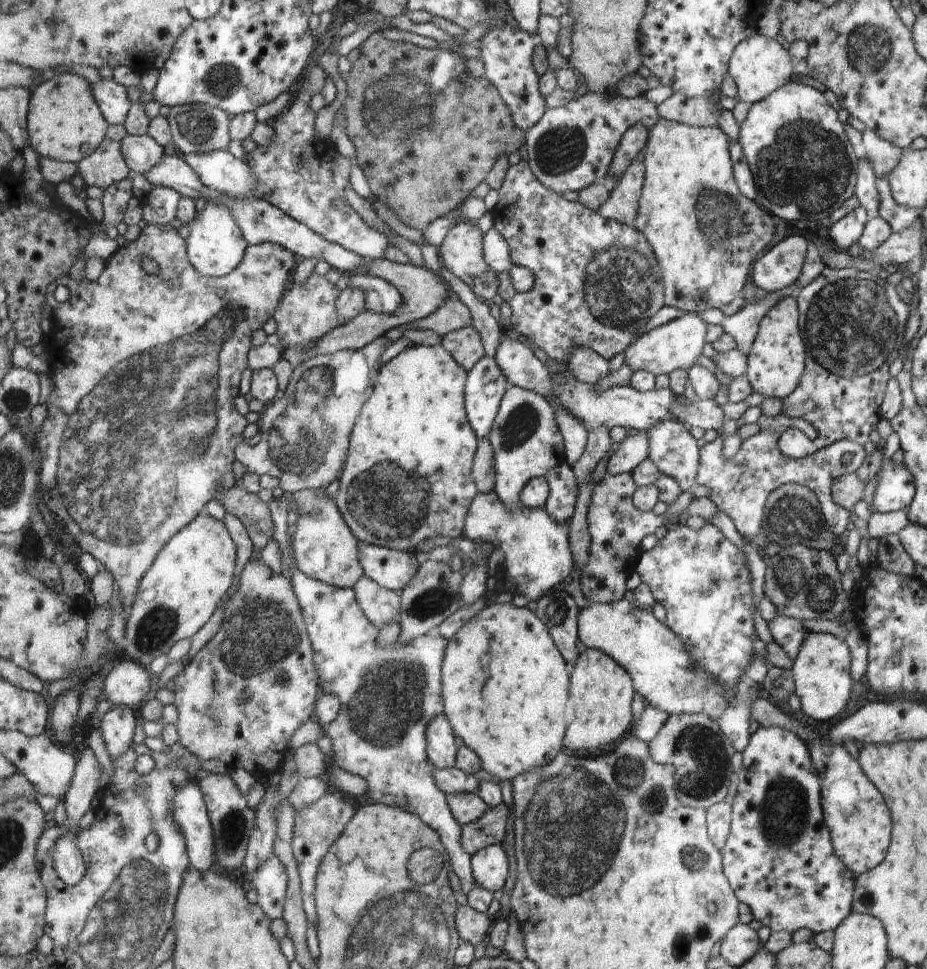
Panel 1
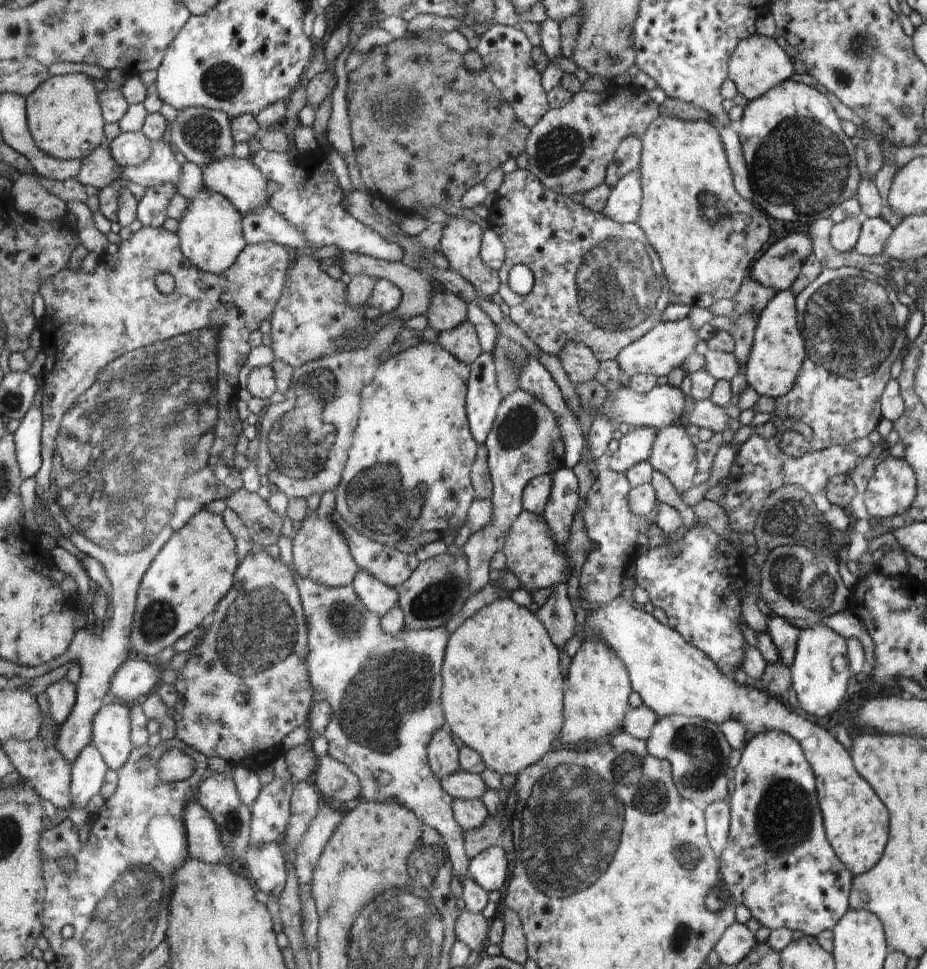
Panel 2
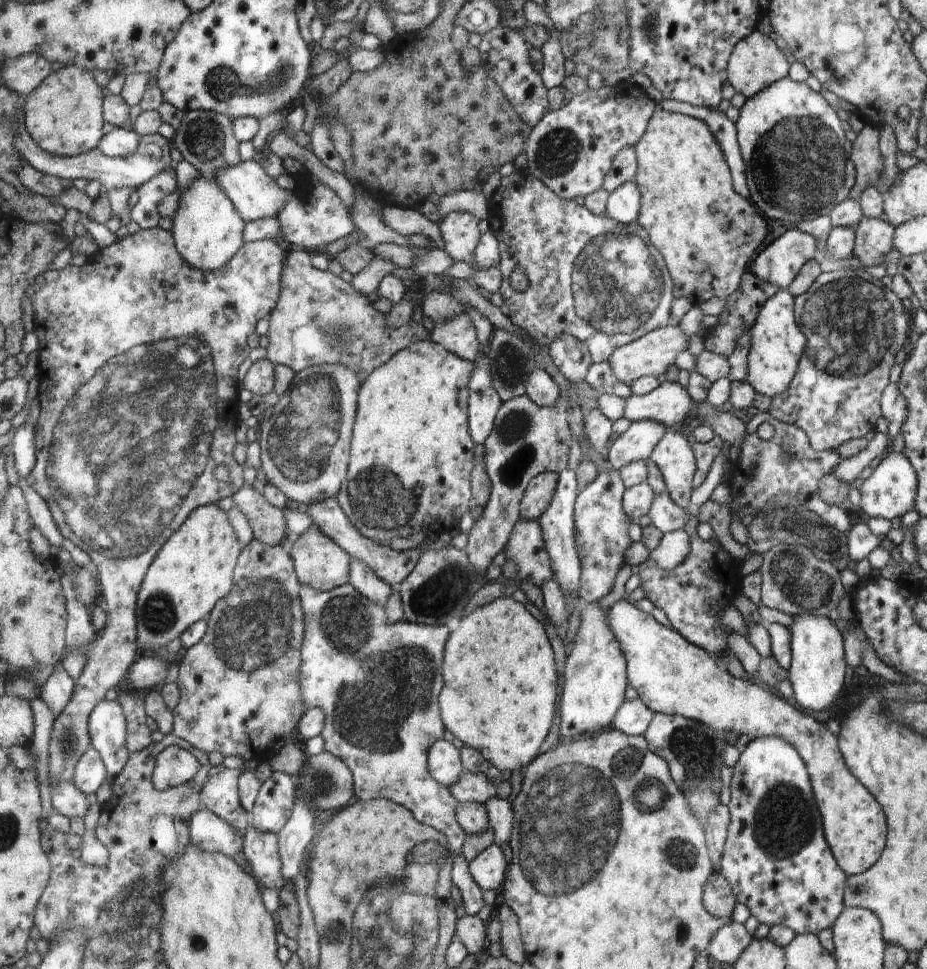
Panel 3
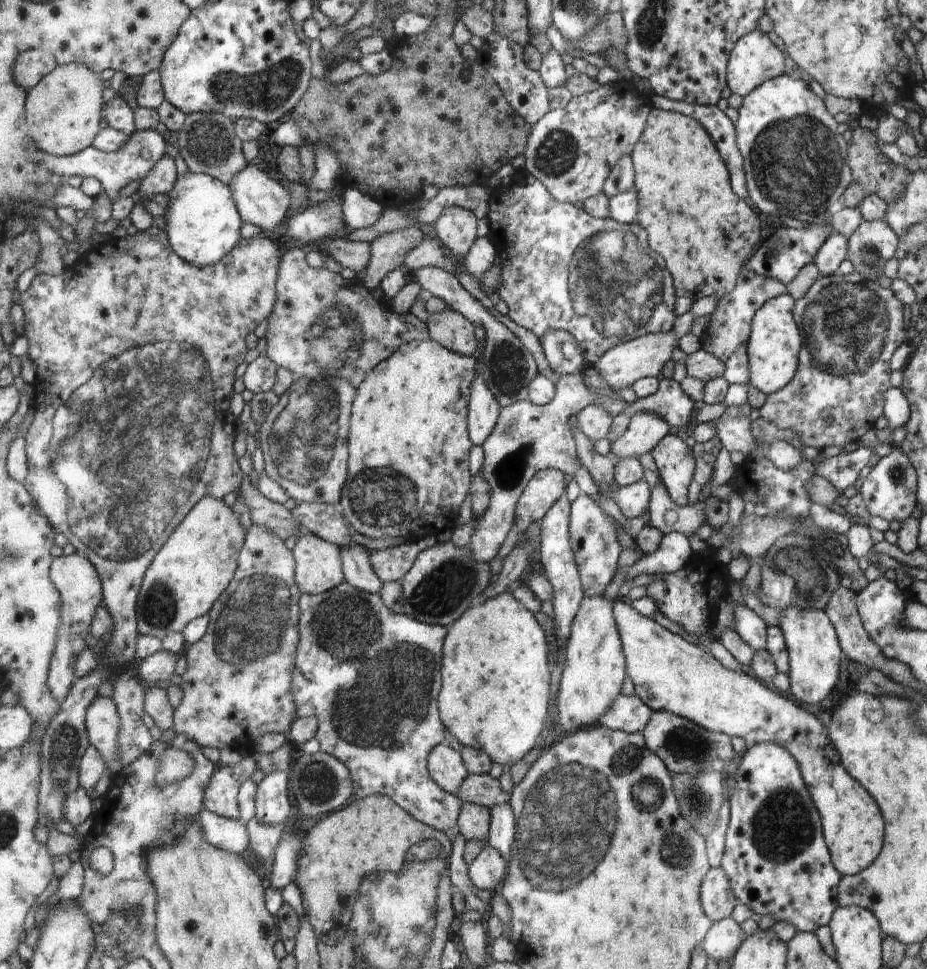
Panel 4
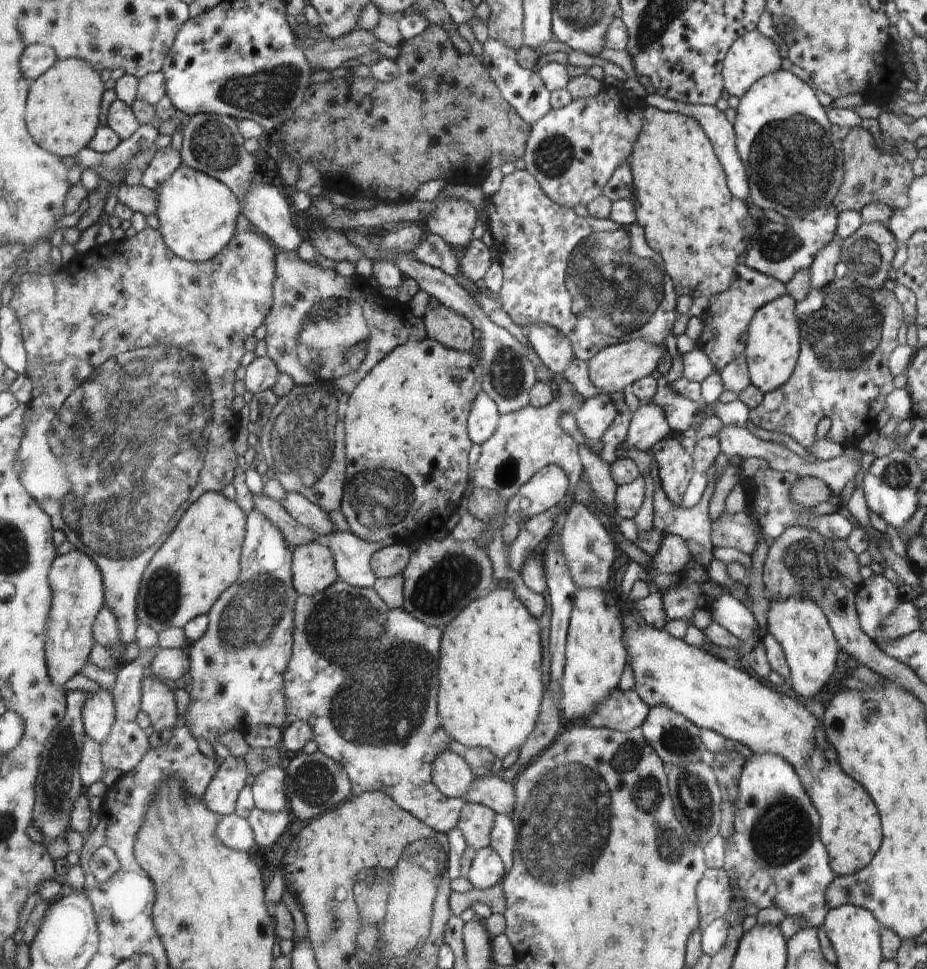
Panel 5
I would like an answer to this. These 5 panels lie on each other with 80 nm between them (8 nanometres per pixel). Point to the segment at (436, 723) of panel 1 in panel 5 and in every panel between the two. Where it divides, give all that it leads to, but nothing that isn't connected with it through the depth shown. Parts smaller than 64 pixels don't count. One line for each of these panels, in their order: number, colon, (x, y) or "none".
2: (442, 755)
3: (443, 760)
4: (445, 766)
5: (451, 774)

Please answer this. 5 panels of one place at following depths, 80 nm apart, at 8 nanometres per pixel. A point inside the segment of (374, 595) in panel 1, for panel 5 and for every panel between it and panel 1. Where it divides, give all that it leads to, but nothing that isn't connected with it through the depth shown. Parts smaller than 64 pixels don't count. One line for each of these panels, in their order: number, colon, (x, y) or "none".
2: (377, 597)
3: (362, 577)
4: (357, 568)
5: (352, 555)

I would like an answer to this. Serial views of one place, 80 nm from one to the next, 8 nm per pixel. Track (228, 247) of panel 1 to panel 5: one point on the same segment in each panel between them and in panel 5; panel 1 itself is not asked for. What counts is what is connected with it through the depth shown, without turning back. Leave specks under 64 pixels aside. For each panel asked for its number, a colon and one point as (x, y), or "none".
2: (212, 230)
3: (208, 229)
4: (203, 224)
5: (198, 213)

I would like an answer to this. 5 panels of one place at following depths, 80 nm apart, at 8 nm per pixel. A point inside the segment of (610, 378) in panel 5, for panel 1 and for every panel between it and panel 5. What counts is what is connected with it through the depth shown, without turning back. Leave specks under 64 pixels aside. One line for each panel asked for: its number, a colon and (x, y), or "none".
1: (674, 345)
2: (659, 351)
3: (651, 354)
4: (623, 365)

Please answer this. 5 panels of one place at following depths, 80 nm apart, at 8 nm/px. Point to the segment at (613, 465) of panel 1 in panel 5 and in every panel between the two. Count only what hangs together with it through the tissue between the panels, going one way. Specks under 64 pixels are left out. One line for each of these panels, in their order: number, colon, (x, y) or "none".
2: (636, 446)
3: (637, 443)
4: (646, 430)
5: (649, 424)

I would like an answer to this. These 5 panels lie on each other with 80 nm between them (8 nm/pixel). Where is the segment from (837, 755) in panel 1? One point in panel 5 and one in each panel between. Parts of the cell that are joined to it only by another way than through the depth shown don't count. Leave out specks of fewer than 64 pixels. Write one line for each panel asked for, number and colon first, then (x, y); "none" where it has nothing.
2: (673, 677)
3: (672, 676)
4: (671, 674)
5: (710, 692)

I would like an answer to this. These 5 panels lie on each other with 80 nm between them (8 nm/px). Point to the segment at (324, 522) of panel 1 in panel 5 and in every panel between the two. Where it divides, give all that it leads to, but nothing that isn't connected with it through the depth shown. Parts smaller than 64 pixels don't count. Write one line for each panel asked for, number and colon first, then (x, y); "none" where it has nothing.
2: (320, 552)
3: (321, 564)
4: (319, 563)
5: (313, 569)

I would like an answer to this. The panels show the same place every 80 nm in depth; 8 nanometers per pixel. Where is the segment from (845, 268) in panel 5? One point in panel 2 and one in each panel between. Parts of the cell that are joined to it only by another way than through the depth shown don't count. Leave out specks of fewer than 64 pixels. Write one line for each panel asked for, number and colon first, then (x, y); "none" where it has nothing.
2: (875, 231)
3: (874, 237)
4: (874, 242)

